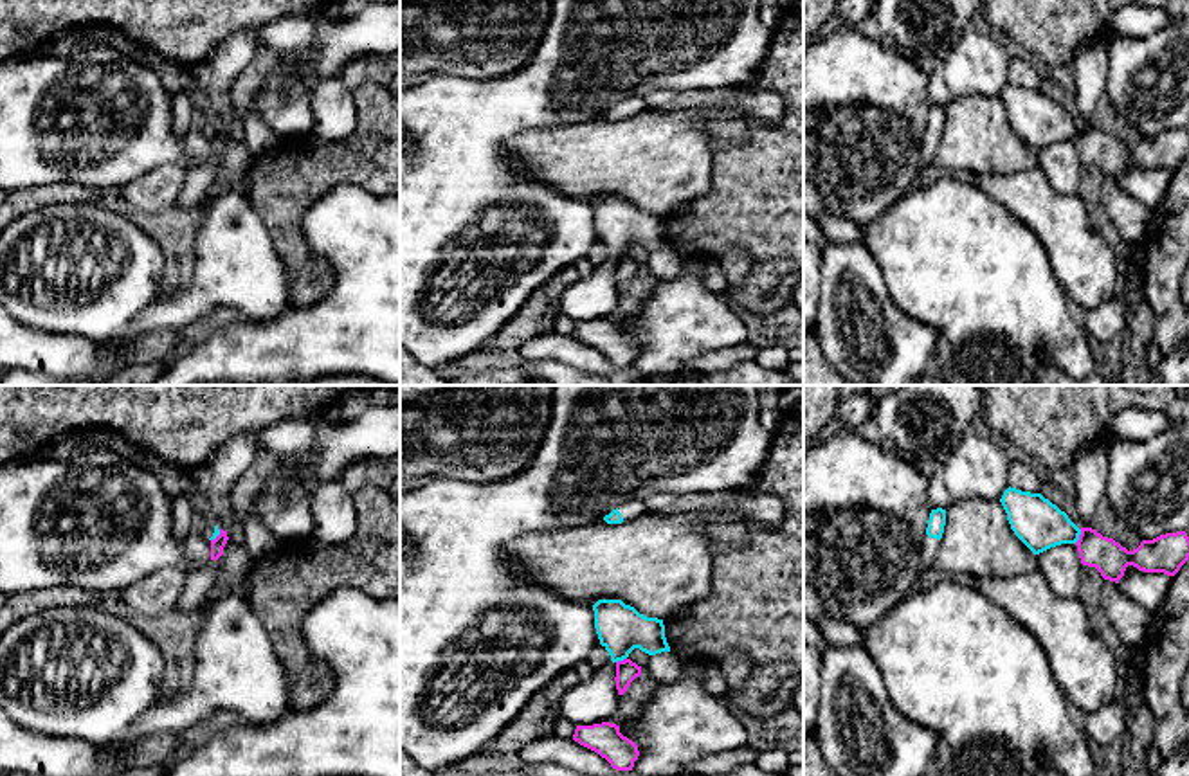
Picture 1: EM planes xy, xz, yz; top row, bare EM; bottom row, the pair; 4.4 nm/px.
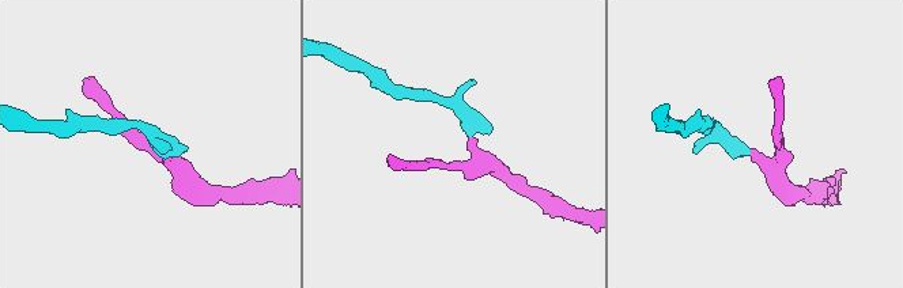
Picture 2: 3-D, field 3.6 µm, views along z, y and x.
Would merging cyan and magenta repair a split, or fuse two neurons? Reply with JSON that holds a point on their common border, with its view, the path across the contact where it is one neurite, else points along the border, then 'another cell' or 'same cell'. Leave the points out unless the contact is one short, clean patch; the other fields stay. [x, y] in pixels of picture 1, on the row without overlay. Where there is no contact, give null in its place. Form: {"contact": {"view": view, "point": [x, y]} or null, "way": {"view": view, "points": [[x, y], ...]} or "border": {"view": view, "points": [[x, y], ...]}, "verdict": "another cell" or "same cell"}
{"contact": {"view": "yz", "point": [1078, 134]}, "border": {"view": "yz", "points": [[1081, 126], [1074, 139]]}, "verdict": "another cell"}

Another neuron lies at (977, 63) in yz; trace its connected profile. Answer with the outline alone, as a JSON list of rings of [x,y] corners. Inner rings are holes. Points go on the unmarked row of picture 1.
[[[966,27],[960,40],[928,76],[928,99],[931,106],[980,94],[1000,97],[1009,85],[1011,56],[1003,43],[985,32]]]

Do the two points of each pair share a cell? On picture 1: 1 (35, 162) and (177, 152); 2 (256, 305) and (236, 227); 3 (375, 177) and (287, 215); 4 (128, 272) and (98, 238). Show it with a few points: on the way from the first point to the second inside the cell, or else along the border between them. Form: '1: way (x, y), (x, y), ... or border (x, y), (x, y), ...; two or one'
1: way (71, 152), (141, 152); one
2: way (256, 285), (236, 265), (236, 247); one
3: way (352, 173), (325, 173), (307, 191); one
4: way (119, 263), (103, 247); one

